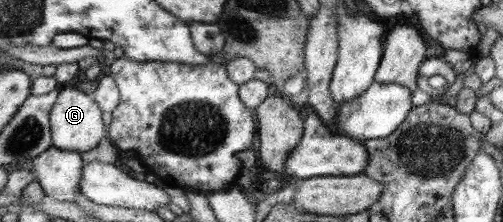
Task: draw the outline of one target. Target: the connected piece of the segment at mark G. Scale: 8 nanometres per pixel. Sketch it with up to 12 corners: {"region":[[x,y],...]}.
{"region":[[62,89],[50,111],[53,147],[80,155],[107,139],[92,94]]}

